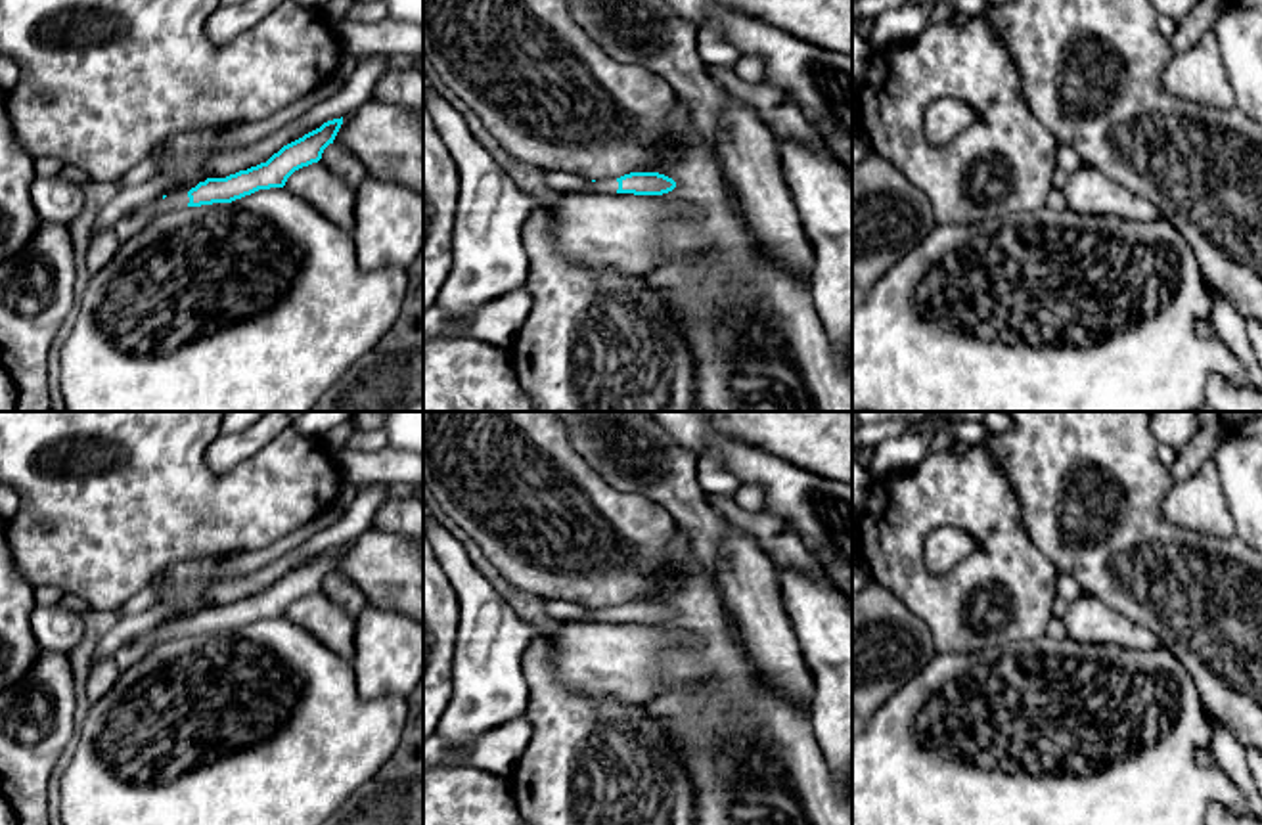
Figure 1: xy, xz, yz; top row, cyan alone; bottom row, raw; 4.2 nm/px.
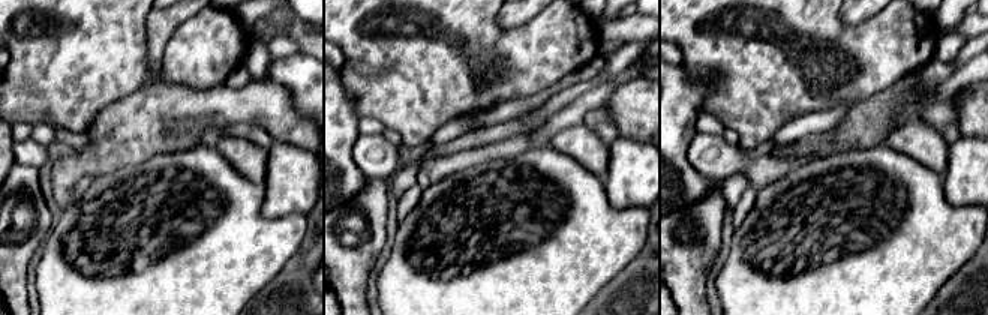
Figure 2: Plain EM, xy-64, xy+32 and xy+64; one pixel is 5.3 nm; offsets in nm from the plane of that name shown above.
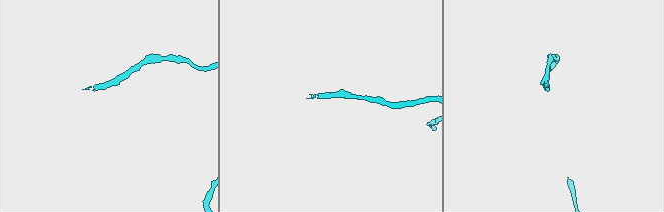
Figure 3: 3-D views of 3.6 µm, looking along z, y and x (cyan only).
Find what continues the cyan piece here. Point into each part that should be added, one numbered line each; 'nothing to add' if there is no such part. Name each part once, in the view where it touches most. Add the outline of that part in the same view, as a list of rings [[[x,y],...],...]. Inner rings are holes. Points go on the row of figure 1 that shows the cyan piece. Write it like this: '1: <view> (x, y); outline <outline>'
1: xy (135, 221); outline [[[182,191],[178,195],[167,195],[165,199],[153,199],[130,212],[126,212],[117,224],[115,224],[115,235],[124,241],[144,230],[153,218],[172,212],[178,209],[188,207],[190,197],[188,191]]]

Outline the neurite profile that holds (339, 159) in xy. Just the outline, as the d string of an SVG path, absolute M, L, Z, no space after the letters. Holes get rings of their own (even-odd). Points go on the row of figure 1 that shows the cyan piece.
M329 144L324 149L320 163L329 167L350 188L358 188L368 176L364 163L352 151L337 144Z

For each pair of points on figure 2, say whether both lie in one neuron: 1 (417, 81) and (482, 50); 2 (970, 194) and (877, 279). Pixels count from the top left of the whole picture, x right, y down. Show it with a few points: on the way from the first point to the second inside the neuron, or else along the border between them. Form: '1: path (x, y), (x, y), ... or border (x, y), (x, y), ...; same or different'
1: path (434, 65), (440, 59), (465, 59); same
2: border (942, 176), (945, 198), (955, 206), (972, 206); different

